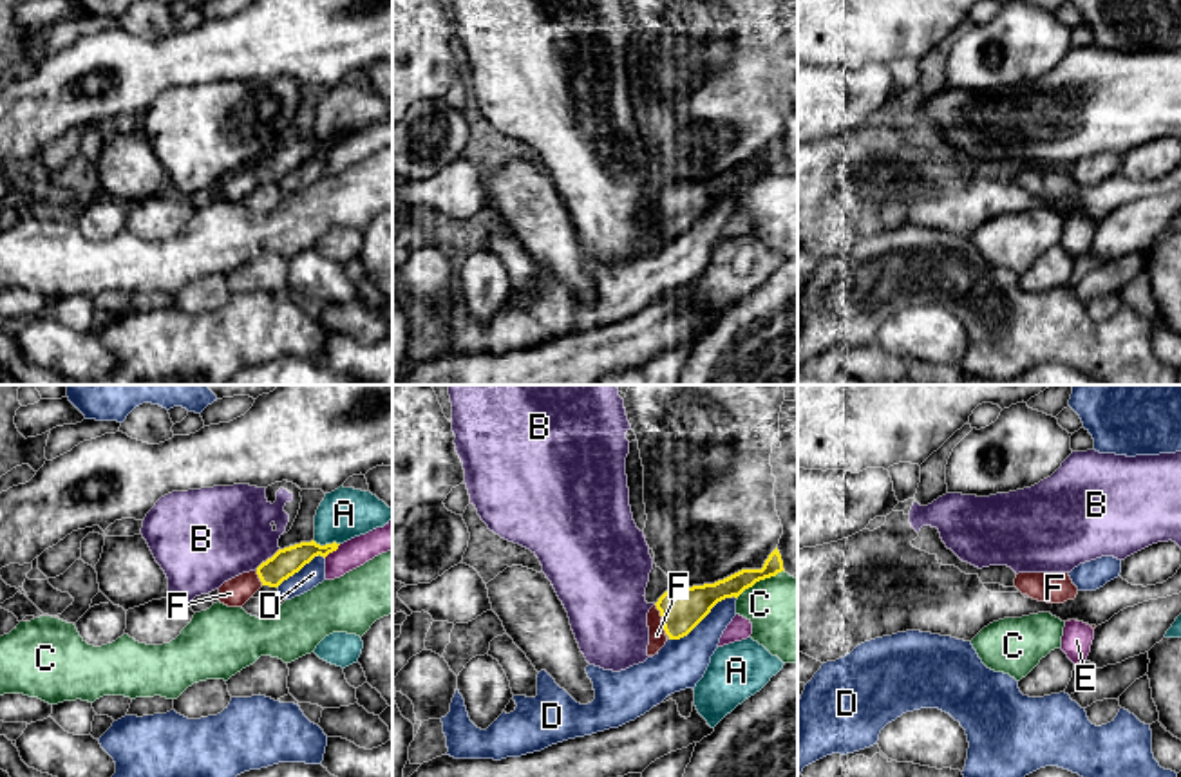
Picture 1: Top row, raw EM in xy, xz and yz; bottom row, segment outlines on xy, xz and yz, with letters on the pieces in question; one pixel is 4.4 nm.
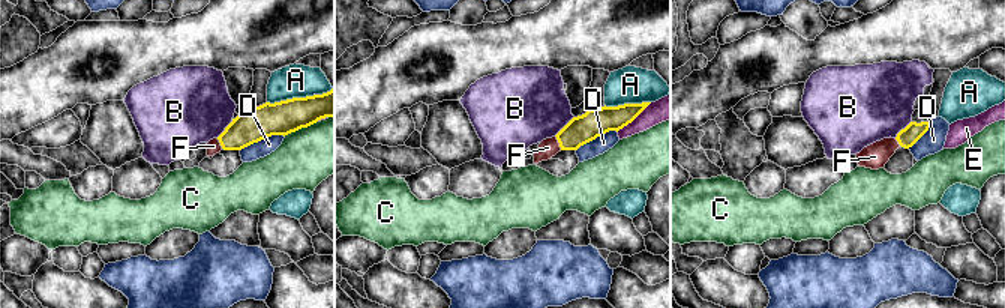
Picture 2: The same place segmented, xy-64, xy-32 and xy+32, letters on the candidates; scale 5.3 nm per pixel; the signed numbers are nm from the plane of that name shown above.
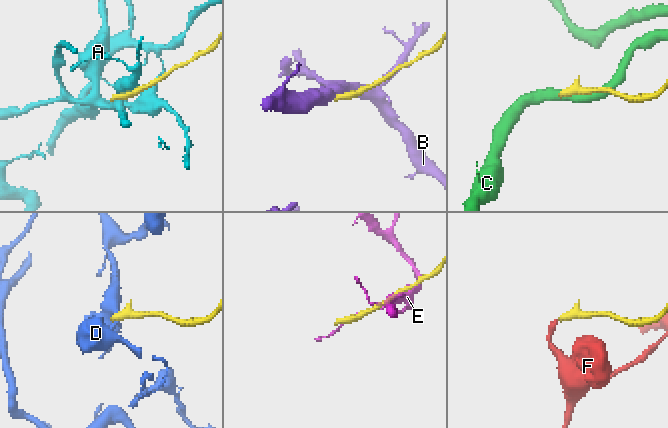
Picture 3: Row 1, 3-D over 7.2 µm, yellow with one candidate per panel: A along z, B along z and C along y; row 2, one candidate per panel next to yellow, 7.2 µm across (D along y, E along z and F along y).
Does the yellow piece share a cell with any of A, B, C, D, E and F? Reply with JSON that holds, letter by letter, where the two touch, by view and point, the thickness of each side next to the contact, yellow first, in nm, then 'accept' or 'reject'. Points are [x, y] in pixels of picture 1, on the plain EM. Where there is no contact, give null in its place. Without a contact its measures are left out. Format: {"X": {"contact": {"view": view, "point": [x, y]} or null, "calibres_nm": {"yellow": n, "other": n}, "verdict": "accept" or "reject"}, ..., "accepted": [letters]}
{"A": {"contact": {"view": "xy", "point": [326, 140]}, "calibres_nm": {"yellow": 120, "other": 220}, "verdict": "reject"}, "B": {"contact": {"view": "xy", "point": [268, 154]}, "calibres_nm": {"yellow": 120, "other": 400}, "verdict": "reject"}, "C": {"contact": {"view": "xz", "point": [760, 174]}, "calibres_nm": {"yellow": 110, "other": 360}, "verdict": "reject"}, "D": {"contact": {"view": "xz", "point": [702, 214]}, "calibres_nm": {"yellow": 190, "other": 220}, "verdict": "reject"}, "E": {"contact": {"view": "xy", "point": [331, 147]}, "calibres_nm": {"yellow": 120, "other": 130}, "verdict": "reject"}, "F": {"contact": {"view": "xz", "point": [662, 214]}, "calibres_nm": {"yellow": 190, "other": 80}, "verdict": "accept"}, "accepted": ["F"]}

